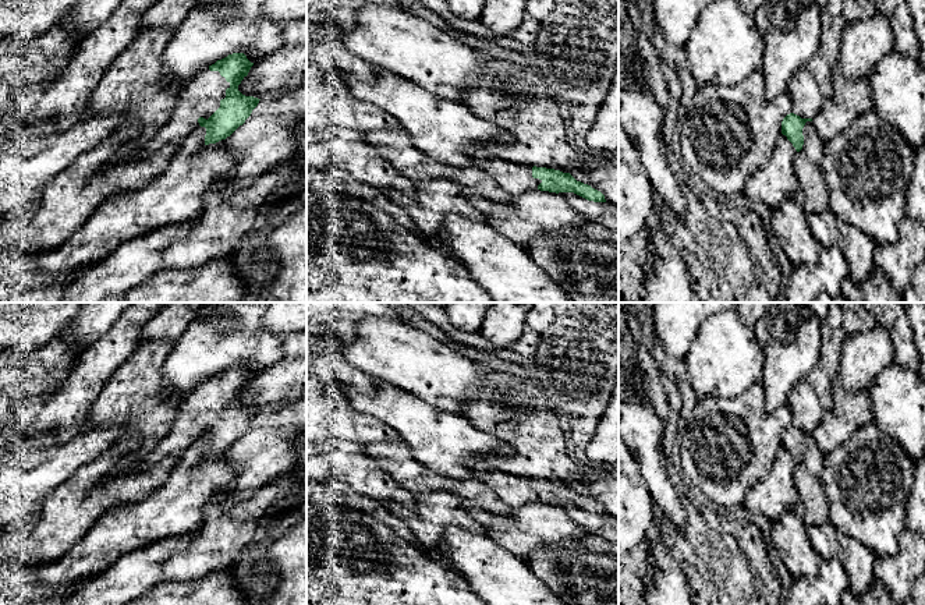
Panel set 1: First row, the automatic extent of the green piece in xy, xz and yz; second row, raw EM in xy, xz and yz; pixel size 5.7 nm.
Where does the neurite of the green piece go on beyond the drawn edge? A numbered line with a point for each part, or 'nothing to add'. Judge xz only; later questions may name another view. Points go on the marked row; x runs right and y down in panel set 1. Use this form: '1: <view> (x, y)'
1: xz (514, 179)

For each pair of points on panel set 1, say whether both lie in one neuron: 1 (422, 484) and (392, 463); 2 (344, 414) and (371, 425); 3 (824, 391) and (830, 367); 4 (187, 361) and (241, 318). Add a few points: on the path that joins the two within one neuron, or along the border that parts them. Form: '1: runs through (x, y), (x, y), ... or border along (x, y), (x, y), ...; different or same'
1: runs through (415, 477), (399, 463); same
2: runs through (351, 421), (355, 425), (364, 425); same
3: runs through (824, 385), (825, 372); same
4: runs through (201, 351), (227, 329); same

